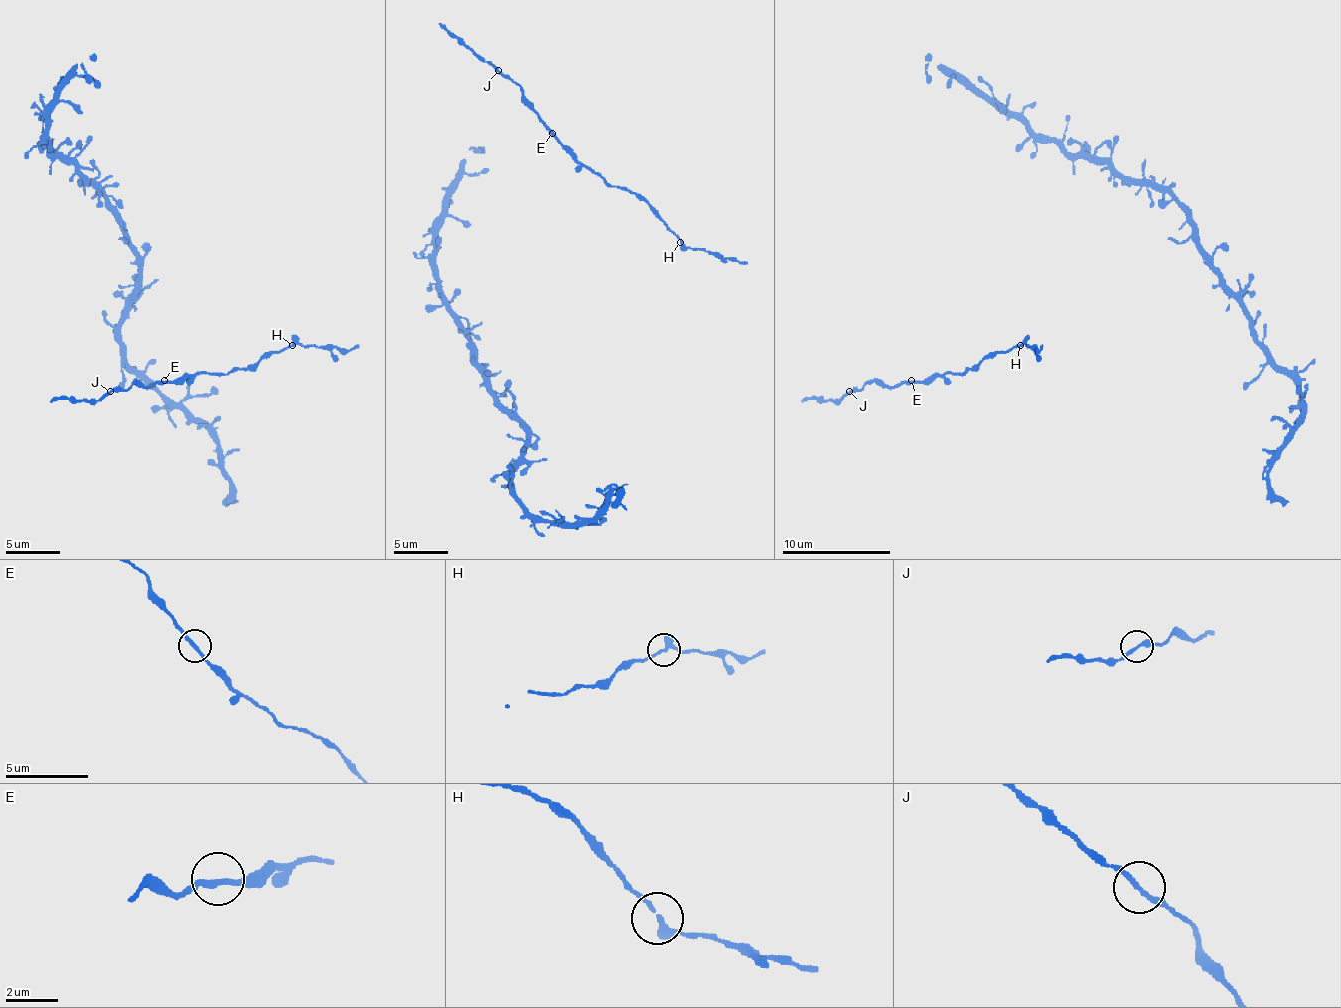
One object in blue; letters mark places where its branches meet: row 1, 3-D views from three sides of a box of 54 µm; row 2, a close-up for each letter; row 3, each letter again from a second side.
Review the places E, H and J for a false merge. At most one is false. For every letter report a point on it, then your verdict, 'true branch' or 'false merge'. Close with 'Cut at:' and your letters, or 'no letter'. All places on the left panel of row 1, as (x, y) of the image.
E: (164, 380) | true branch
H: (292, 345) | true branch
J: (110, 391) | true branch
Cut at: no letter

